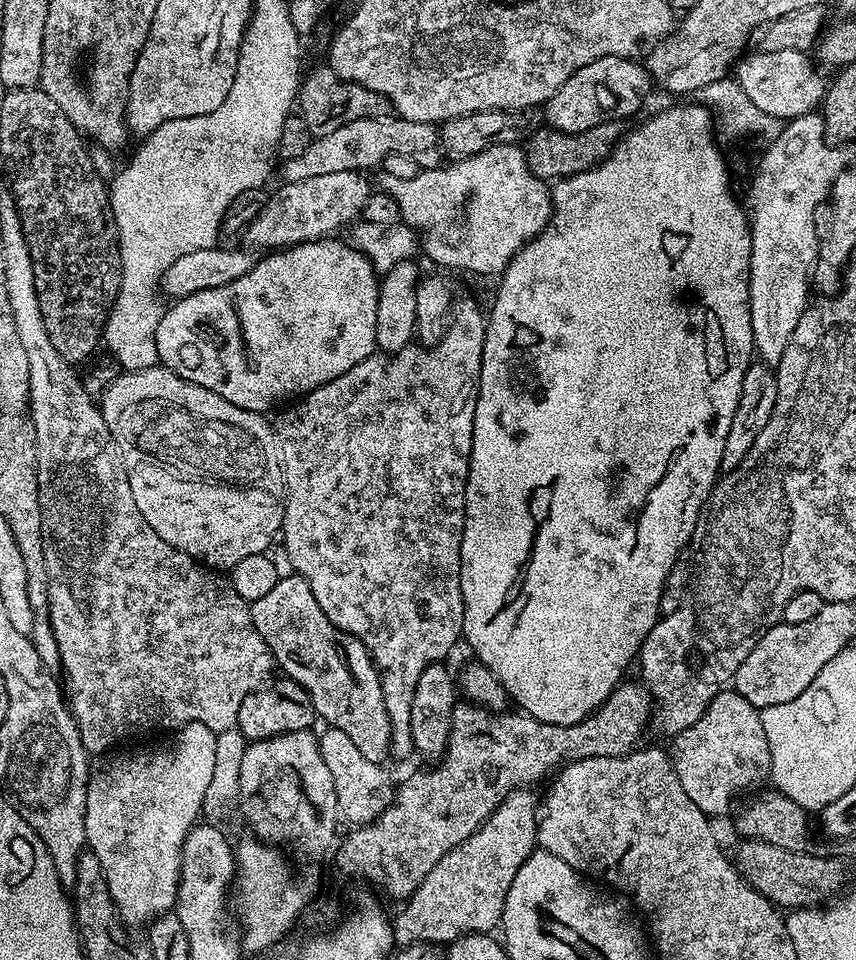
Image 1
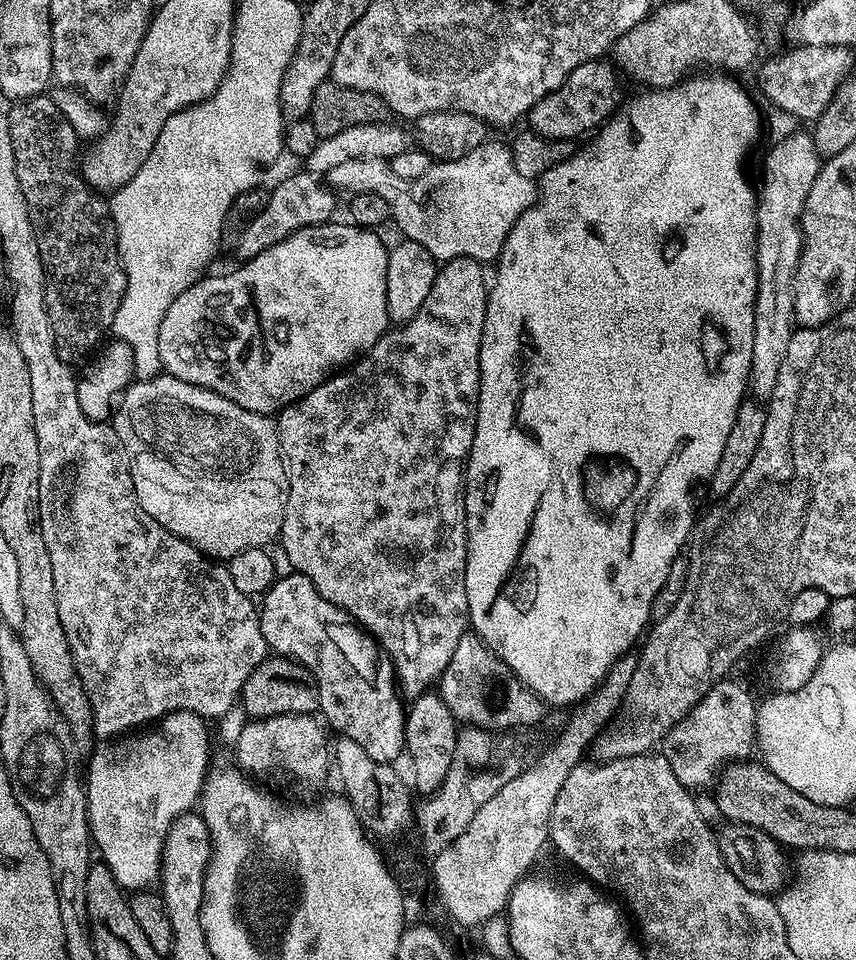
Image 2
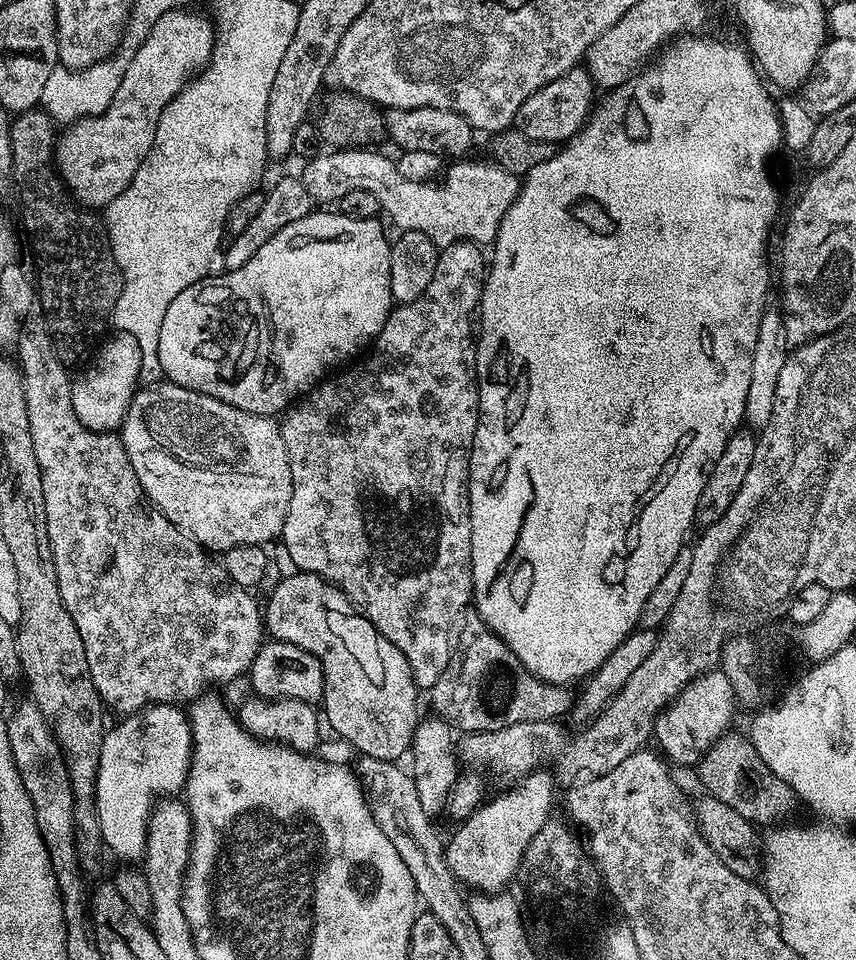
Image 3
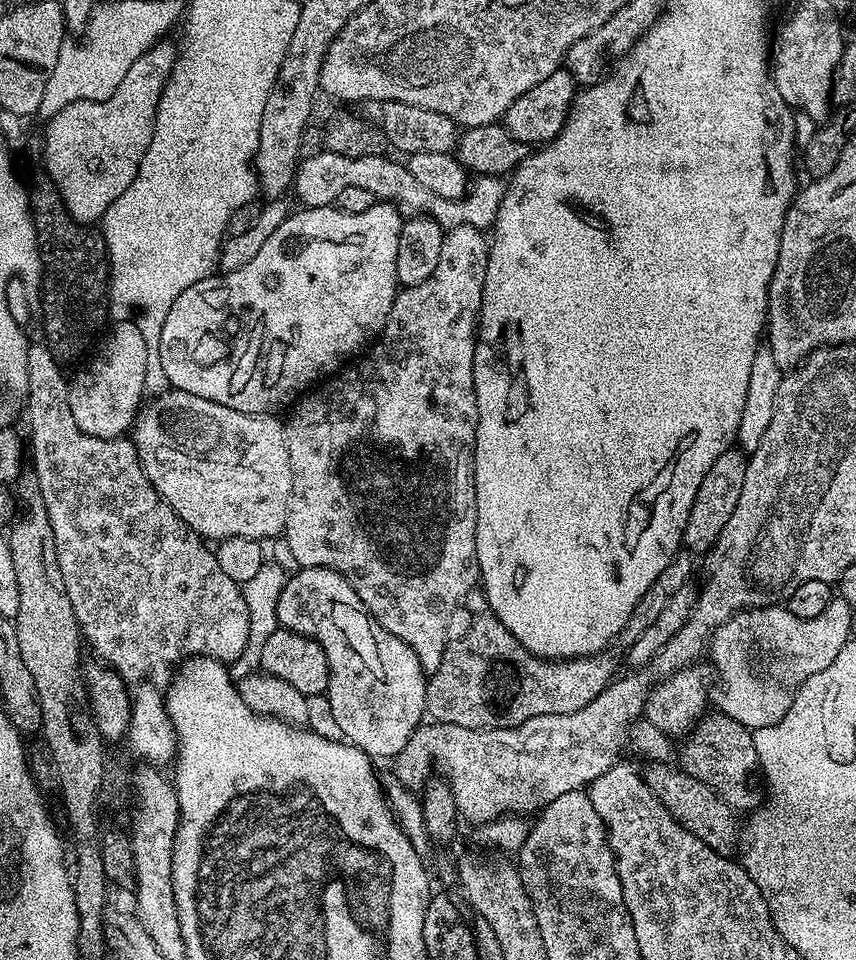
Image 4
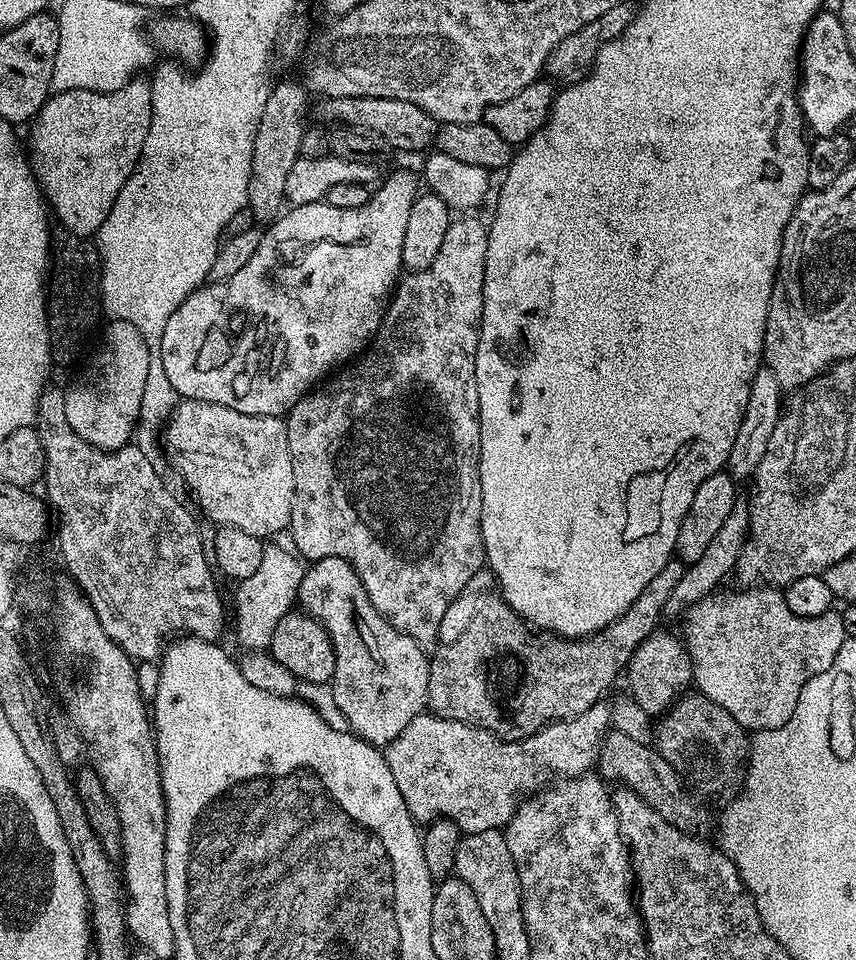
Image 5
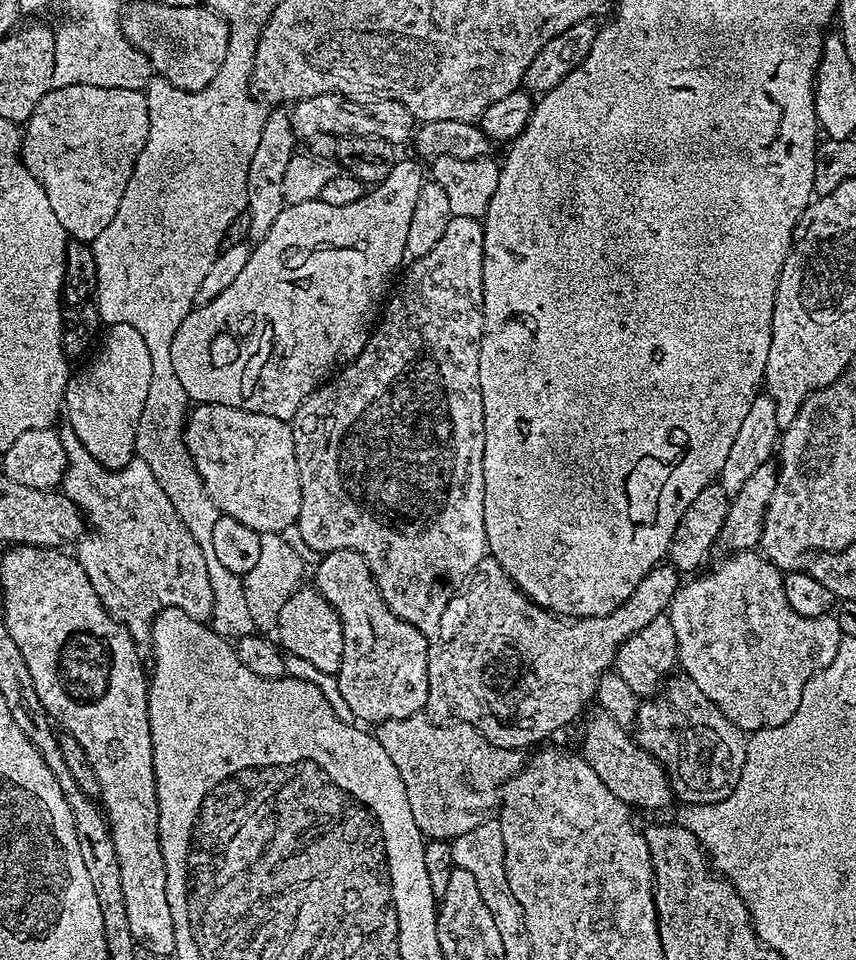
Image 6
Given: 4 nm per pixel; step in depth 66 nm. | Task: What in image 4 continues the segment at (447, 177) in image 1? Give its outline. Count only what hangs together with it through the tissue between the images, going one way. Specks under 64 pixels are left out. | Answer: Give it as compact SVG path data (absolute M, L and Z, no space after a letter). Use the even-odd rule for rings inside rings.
M330 151L314 154L314 158L300 160L296 166L294 193L300 198L300 204L306 208L327 208L335 205L338 194L347 190L349 186L358 186L362 190L370 190L377 201L387 202L400 212L401 217L427 214L438 221L441 228L457 228L469 224L481 230L491 229L496 223L498 206L502 206L505 181L499 176L476 176L465 196L460 200L438 198L414 182L414 174L410 174L403 163L391 160L391 155L385 154L374 158L346 158L342 154Z

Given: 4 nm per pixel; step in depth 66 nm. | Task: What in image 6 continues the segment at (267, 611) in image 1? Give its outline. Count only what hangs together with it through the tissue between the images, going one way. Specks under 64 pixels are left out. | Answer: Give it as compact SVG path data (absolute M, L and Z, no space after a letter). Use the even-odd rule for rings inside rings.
M334 550L333 552L323 553L319 557L320 565L316 568L316 580L314 586L322 594L322 598L326 598L330 602L330 606L340 616L342 622L342 666L336 672L338 687L341 690L341 696L345 703L352 711L353 717L357 721L369 720L372 726L381 724L384 720L401 720L402 718L410 718L425 711L424 703L428 697L428 650L430 647L429 637L423 636L414 626L410 626L410 622L406 622L402 618L398 618L392 613L387 606L384 605L384 599L380 597L380 592L376 588L376 583L372 577L370 566L366 562L366 558L362 558L362 554L358 554L354 550Z

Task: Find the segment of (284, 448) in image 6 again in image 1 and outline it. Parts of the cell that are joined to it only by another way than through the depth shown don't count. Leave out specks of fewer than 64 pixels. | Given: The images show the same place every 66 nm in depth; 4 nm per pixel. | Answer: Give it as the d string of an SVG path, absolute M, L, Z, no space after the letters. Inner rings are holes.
M163 366L138 370L137 372L121 371L107 388L103 389L98 407L104 416L110 434L117 442L120 457L124 460L124 468L128 471L130 494L134 494L134 503L142 510L142 518L154 526L158 538L170 542L178 550L190 554L201 564L208 565L213 570L230 570L242 562L242 558L250 558L250 554L265 554L272 548L274 541L281 535L284 527L284 467L280 464L280 445L276 443L276 433L273 425L268 424L259 412L242 410L226 398L198 386L194 382L186 382L178 374Z

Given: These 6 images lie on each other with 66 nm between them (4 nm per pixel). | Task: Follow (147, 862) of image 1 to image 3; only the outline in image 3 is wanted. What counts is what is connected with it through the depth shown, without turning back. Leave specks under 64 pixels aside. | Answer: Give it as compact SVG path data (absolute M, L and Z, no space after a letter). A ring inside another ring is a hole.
M149 704L141 712L125 715L121 724L107 729L102 738L102 754L98 758L96 779L96 813L98 826L102 826L105 849L120 862L143 861L148 837L148 820L161 798L172 798L188 782L192 765L192 724L188 712L175 704Z

